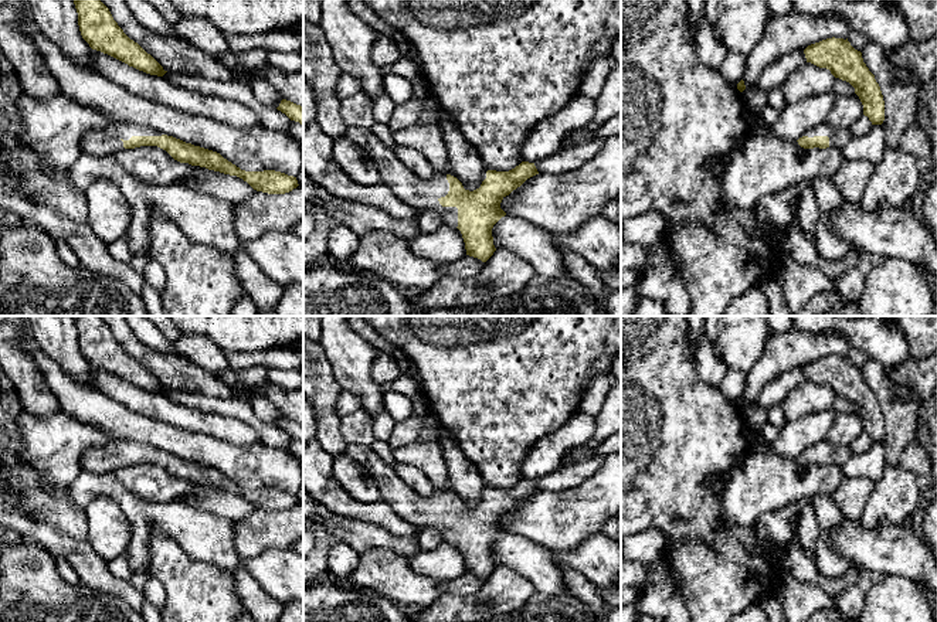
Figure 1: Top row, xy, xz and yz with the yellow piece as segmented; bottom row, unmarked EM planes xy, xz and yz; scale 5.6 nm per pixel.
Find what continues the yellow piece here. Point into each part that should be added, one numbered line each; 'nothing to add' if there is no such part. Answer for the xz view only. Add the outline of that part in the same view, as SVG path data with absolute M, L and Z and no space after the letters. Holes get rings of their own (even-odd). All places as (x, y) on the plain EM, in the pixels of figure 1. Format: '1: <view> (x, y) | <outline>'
1: xz (423, 512) | M347 443L344 453L357 462L377 483L381 500L408 523L424 527L434 527L448 543L458 544L458 526L442 524L439 516L449 509L447 492L435 492L428 497L417 494L383 462L370 445Z

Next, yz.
1: yz (838, 455) | M822 441L811 448L807 448L804 453L828 453L829 465L843 466L855 451L851 446L834 446L828 441Z

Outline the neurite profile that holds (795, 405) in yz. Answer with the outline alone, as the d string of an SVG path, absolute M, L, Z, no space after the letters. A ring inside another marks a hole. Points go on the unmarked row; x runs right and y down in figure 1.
M811 380L795 387L782 401L785 421L791 422L808 414L832 409L835 394L826 385Z

